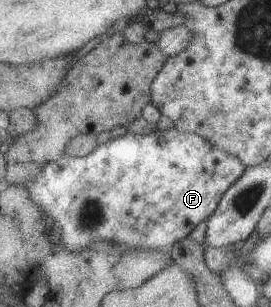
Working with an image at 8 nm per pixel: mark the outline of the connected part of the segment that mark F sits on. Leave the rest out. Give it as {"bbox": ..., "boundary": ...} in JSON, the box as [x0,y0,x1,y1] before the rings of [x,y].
{"bbox":[28,128,245,252],"boundary":[[[176,128],[155,129],[144,136],[128,133],[109,139],[84,157],[66,153],[36,171],[37,176],[29,182],[28,189],[41,210],[59,224],[63,244],[74,251],[94,248],[97,241],[108,240],[134,249],[168,252],[176,240],[192,231],[199,221],[210,217],[221,195],[242,175],[245,167],[236,156],[196,134]]]}

